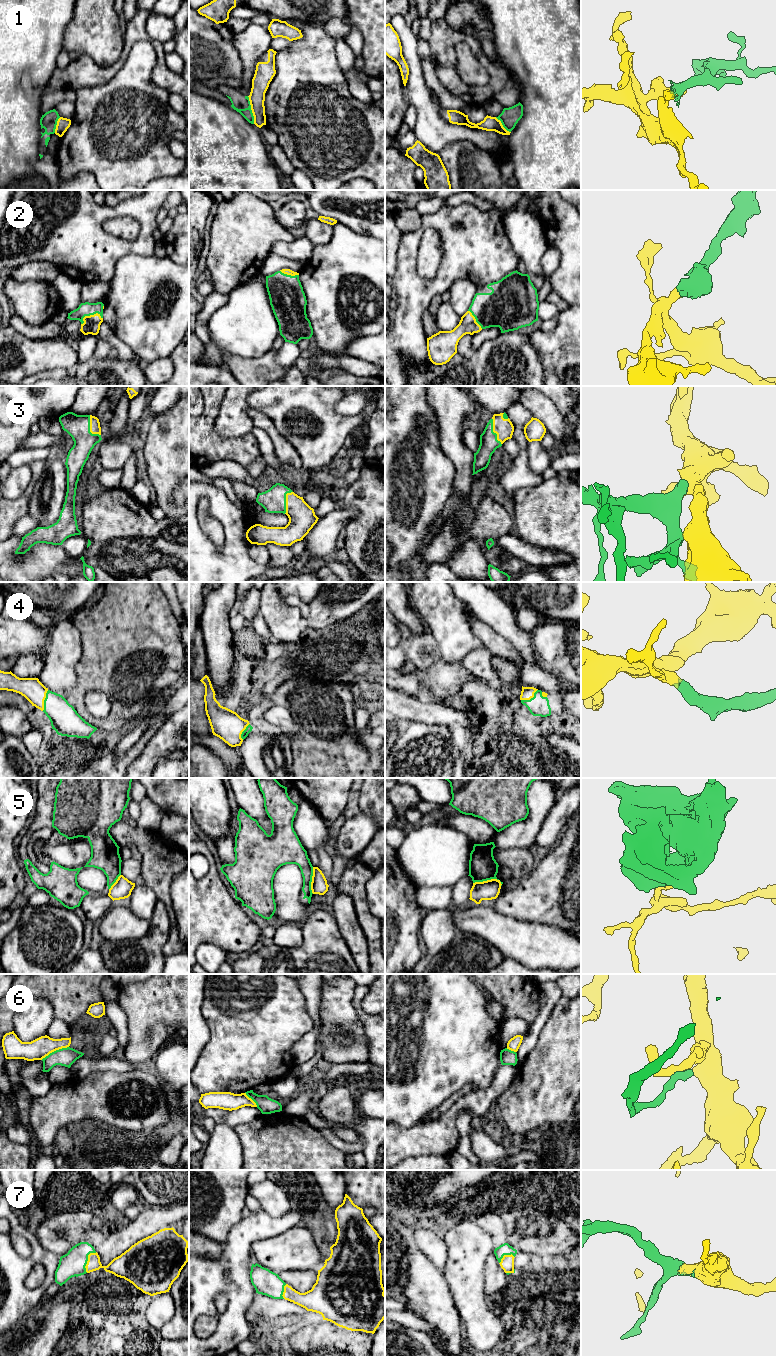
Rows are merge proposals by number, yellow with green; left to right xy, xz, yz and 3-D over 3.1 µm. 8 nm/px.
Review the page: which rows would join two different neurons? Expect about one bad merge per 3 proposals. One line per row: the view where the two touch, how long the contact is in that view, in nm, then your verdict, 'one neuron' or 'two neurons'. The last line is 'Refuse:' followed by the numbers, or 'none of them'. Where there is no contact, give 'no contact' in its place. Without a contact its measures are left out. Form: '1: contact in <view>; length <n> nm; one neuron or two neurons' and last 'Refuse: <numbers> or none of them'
1: contact in xz; length 240 nm; two neurons
2: contact in xy; length 190 nm; one neuron
3: contact in yz; length 220 nm; one neuron
4: contact in xy; length 180 nm; one neuron
5: contact in yz; length 240 nm; two neurons
6: contact in xy; length 240 nm; two neurons
7: contact in xy; length 190 nm; one neuron
Refuse: 1, 5, 6

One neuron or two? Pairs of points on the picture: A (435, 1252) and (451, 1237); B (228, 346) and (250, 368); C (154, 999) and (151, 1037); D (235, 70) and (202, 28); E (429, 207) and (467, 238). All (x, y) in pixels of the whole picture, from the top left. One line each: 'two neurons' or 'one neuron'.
A: two neurons
B: two neurons
C: one neuron
D: one neuron
E: two neurons

